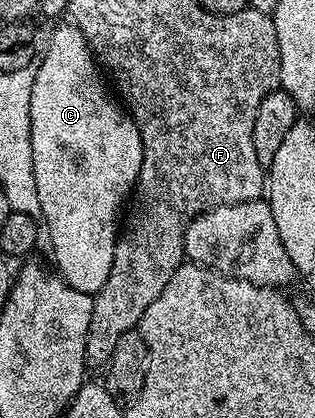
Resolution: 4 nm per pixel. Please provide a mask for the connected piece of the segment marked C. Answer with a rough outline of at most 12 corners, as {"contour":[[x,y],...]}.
{"contour":[[52,31],[30,89],[55,270],[95,296],[142,169],[86,37]]}

